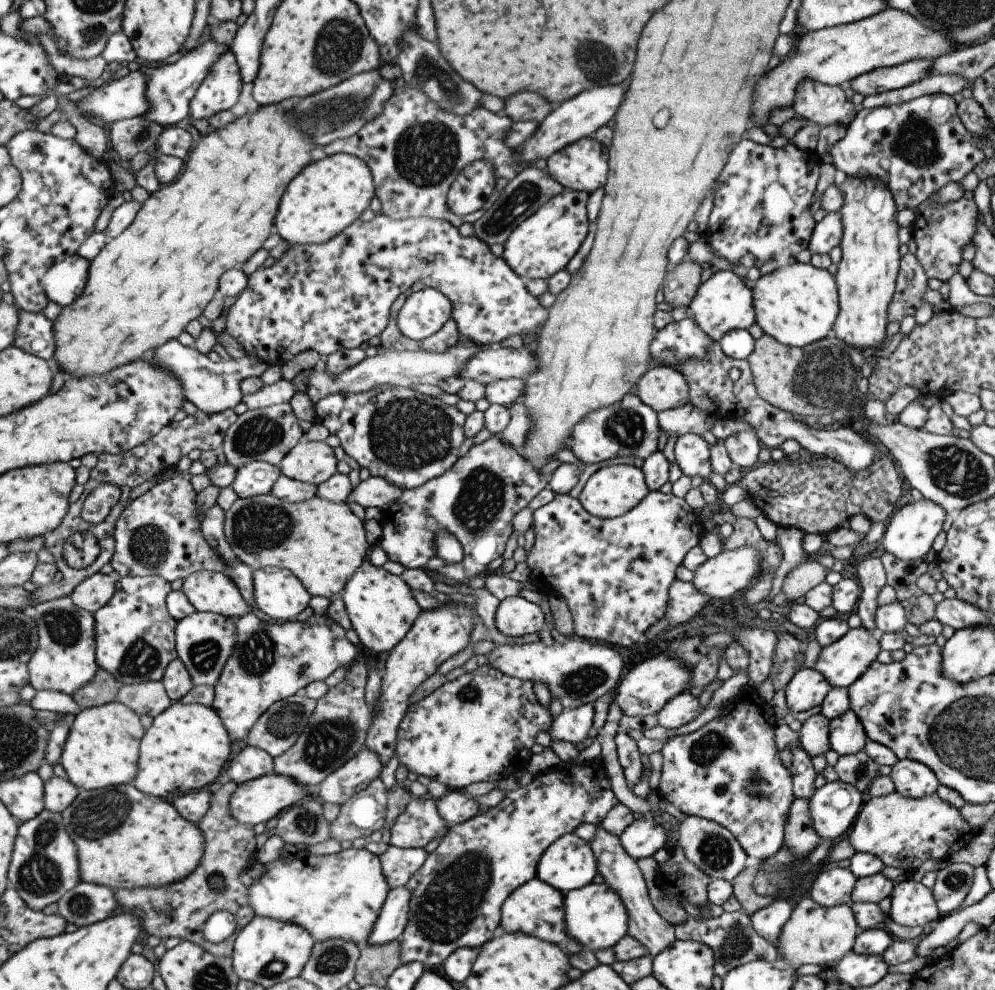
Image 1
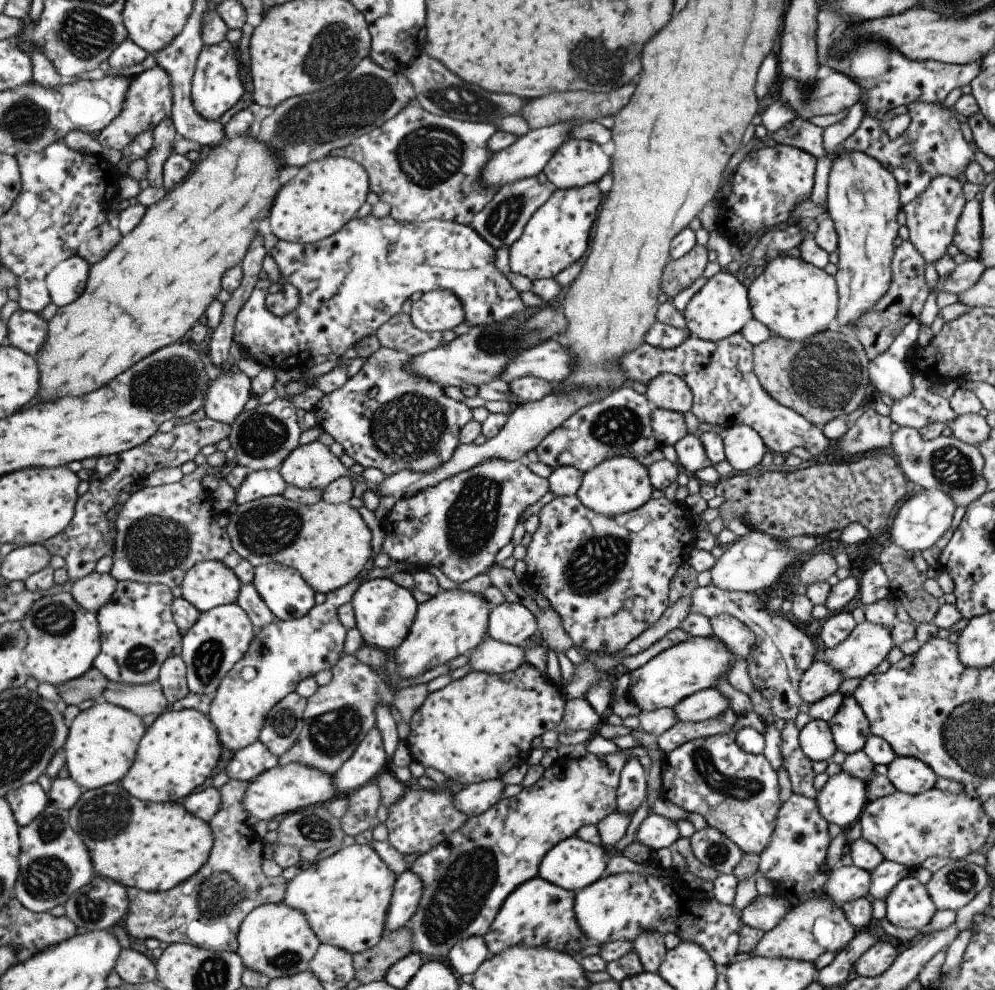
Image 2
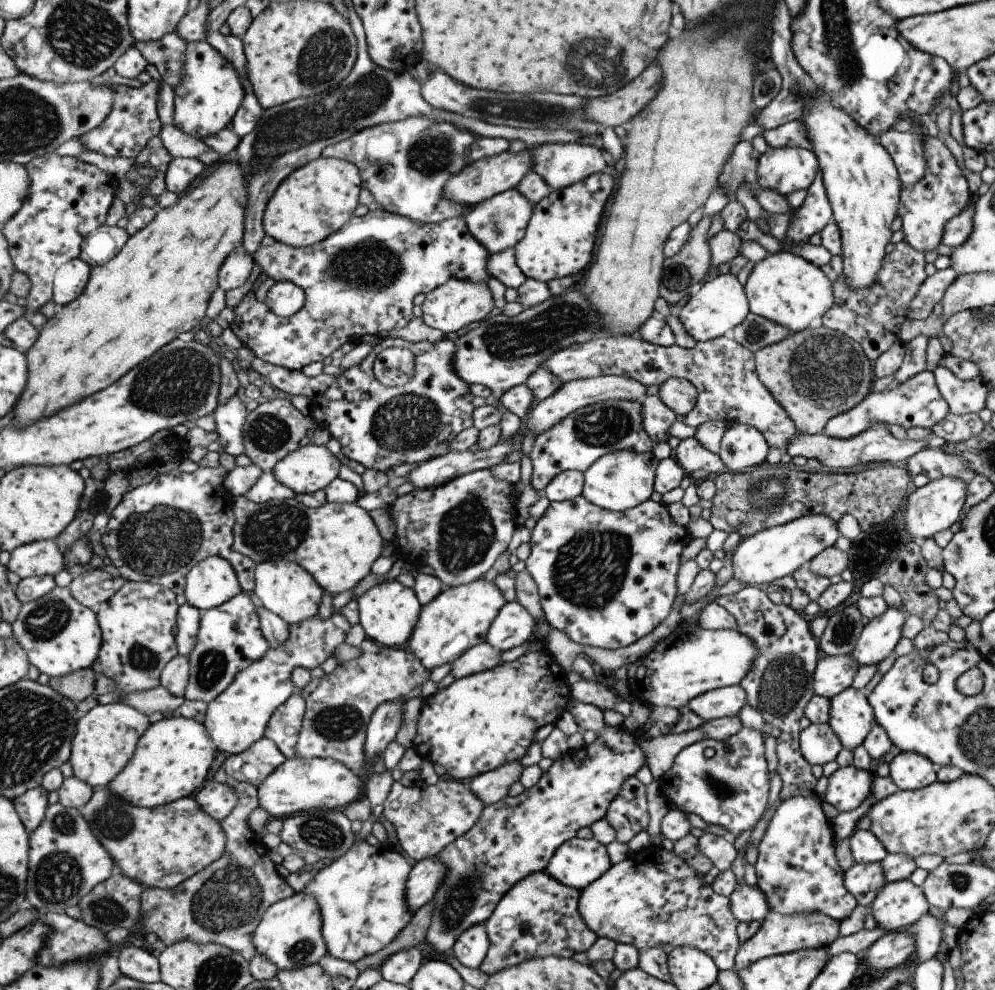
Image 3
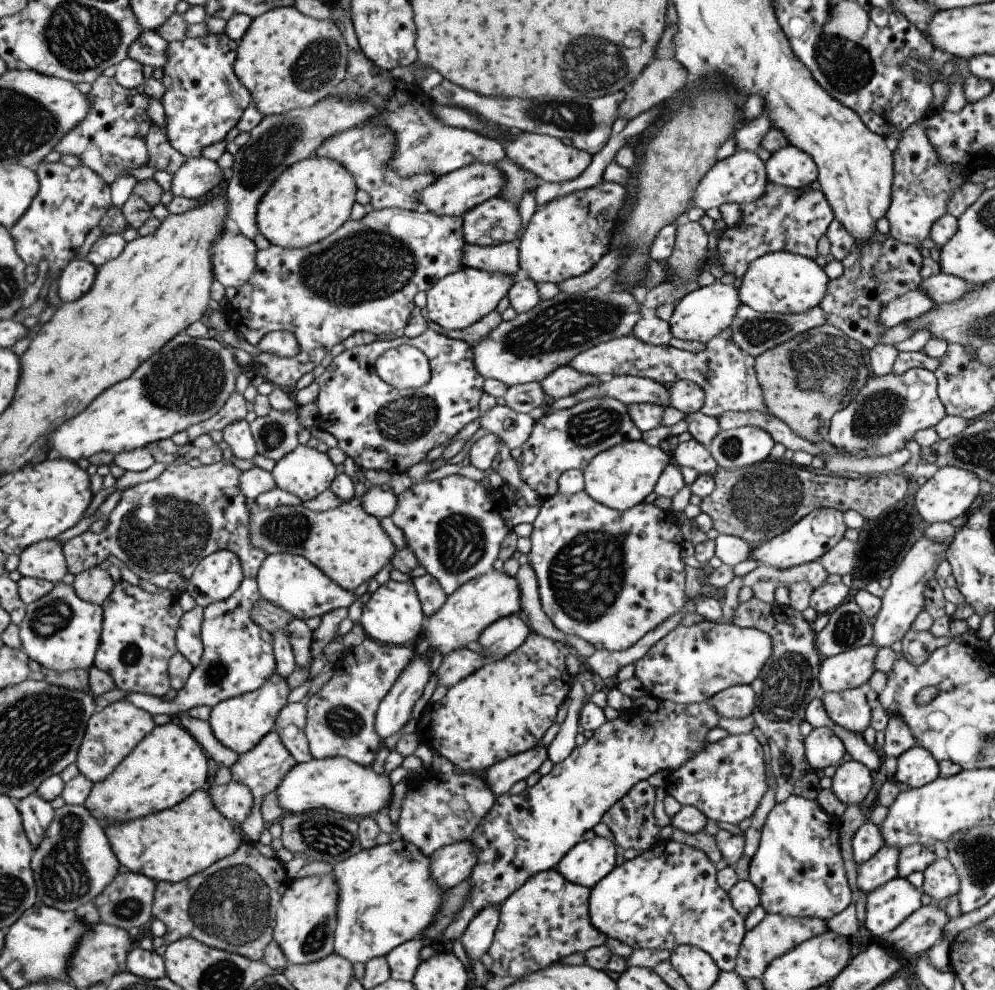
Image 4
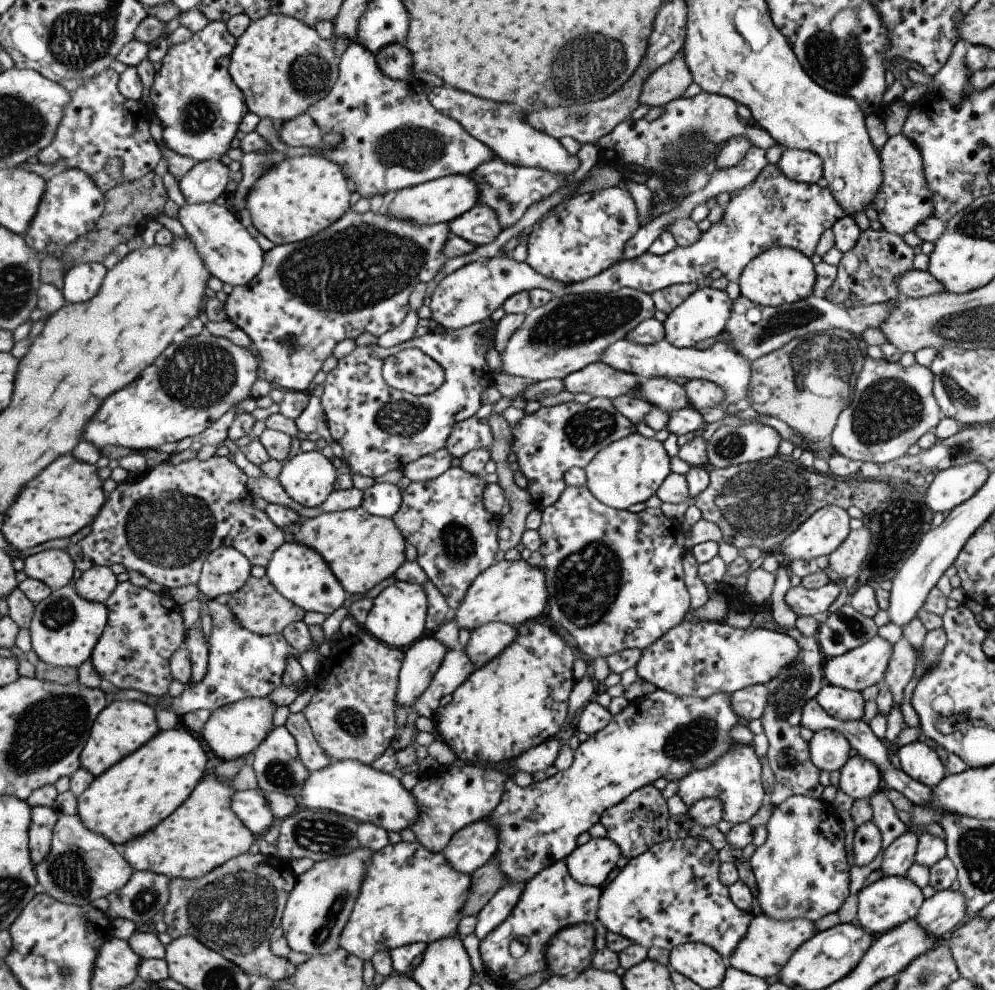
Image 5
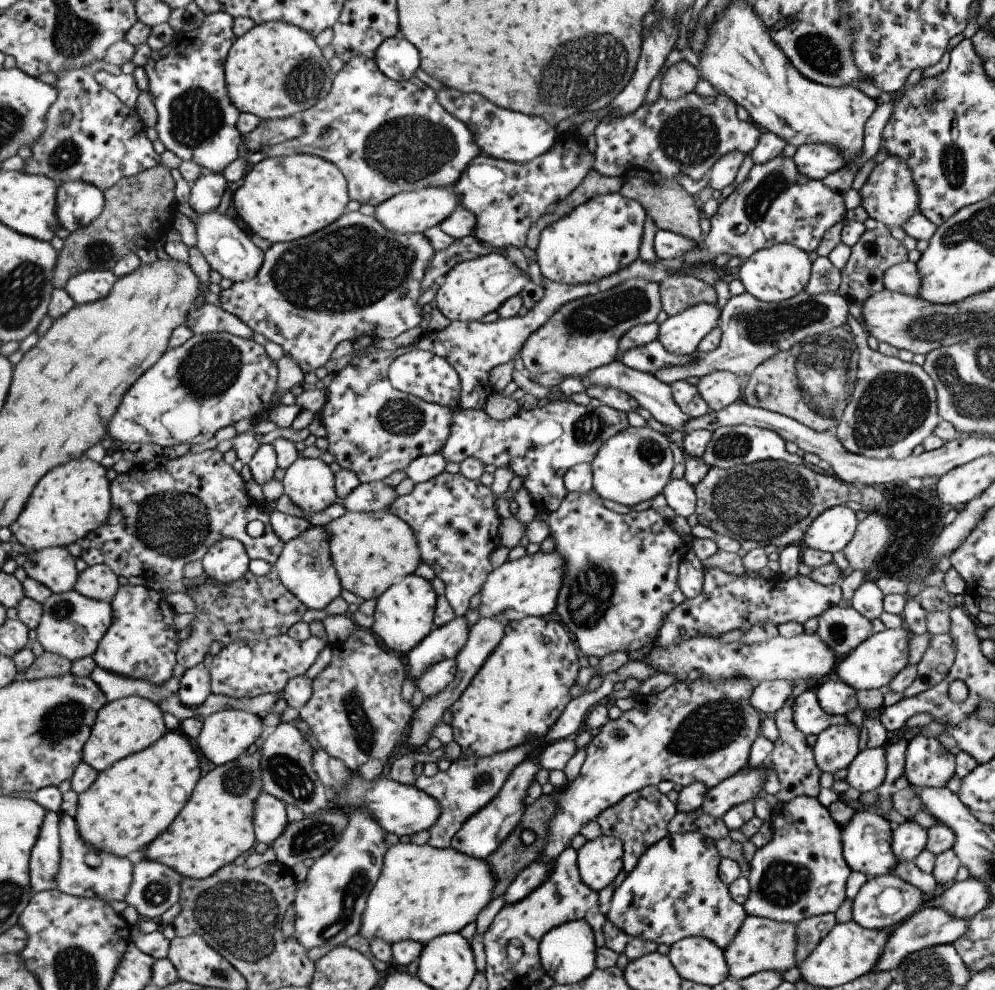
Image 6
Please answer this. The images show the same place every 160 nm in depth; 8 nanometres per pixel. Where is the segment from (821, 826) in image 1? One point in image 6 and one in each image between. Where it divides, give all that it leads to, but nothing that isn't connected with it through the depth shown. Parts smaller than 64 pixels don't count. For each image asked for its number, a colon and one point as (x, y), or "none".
2: (841, 799)
3: (847, 786)
4: (851, 781)
5: (859, 778)
6: (866, 771)

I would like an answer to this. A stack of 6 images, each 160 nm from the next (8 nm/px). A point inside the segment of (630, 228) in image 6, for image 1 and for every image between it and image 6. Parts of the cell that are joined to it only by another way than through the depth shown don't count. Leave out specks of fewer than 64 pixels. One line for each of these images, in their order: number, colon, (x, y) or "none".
1: (540, 246)
2: (557, 234)
3: (559, 237)
4: (564, 238)
5: (574, 240)

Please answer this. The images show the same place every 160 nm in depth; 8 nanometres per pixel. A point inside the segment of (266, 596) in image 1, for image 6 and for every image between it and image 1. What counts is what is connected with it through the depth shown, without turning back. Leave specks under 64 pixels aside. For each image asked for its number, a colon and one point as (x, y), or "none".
2: (289, 596)
3: (284, 587)
4: (293, 582)
5: (300, 572)
6: (306, 565)

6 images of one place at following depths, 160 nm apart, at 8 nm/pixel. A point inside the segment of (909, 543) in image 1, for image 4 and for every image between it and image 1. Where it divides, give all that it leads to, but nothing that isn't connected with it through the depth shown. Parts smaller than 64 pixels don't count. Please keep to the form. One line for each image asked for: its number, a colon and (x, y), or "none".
2: (923, 517)
3: (933, 507)
4: (949, 492)

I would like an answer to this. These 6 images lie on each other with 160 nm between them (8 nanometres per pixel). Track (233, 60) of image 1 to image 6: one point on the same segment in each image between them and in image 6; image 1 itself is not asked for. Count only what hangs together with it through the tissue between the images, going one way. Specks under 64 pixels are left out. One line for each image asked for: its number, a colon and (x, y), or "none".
2: (216, 87)
3: (210, 94)
4: (204, 100)
5: (200, 108)
6: (197, 120)

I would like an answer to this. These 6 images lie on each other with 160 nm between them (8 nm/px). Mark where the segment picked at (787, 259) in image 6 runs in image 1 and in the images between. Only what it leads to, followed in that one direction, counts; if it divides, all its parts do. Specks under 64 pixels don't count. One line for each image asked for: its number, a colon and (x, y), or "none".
1: (796, 304)
2: (794, 299)
3: (783, 287)
4: (779, 282)
5: (779, 275)

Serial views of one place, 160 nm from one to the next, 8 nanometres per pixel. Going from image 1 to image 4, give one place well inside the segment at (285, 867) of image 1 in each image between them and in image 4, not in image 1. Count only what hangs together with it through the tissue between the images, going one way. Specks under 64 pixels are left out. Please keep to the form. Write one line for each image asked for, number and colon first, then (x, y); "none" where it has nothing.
2: (347, 894)
3: (364, 895)
4: (388, 896)

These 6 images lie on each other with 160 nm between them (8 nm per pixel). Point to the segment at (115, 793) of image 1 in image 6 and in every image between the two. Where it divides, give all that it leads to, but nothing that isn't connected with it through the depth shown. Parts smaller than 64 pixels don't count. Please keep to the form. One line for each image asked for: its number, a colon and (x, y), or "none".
2: (153, 846)
3: (162, 847)
4: (172, 846)
5: (204, 833)
6: (217, 826)

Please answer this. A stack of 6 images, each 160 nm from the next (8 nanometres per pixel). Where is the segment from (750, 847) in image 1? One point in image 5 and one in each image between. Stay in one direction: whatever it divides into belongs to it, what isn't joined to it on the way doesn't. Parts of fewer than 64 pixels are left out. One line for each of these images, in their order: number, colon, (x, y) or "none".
2: (735, 792)
3: (726, 782)
4: (726, 780)
5: (735, 779)

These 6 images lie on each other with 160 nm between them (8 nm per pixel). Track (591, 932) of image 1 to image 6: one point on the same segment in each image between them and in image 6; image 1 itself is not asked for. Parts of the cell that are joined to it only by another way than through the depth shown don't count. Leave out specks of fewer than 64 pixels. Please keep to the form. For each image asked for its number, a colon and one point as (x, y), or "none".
2: (619, 907)
3: (653, 899)
4: (666, 896)
5: (669, 895)
6: (674, 891)

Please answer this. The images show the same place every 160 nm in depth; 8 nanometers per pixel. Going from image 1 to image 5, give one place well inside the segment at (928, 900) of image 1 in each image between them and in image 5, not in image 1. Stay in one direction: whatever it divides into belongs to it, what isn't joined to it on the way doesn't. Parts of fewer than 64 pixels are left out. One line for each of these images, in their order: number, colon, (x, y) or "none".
2: (908, 905)
3: (900, 903)
4: (886, 907)
5: (880, 906)

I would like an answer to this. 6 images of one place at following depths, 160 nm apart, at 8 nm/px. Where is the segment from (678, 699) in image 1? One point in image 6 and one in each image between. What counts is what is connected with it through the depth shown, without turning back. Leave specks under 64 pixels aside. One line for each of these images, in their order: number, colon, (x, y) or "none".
2: (707, 703)
3: (726, 701)
4: (736, 702)
5: (748, 703)
6: (768, 697)

